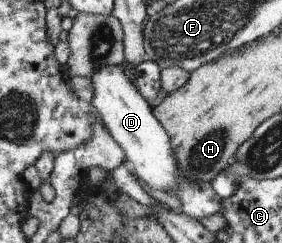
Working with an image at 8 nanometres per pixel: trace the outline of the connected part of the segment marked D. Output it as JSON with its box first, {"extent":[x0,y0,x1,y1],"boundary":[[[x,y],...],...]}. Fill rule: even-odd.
{"extent":[89,65,221,221],"boundary":[[[120,65],[99,66],[91,75],[93,96],[89,104],[98,111],[99,117],[108,134],[119,144],[125,155],[125,162],[137,181],[145,183],[151,189],[159,189],[179,199],[179,209],[189,219],[201,221],[213,213],[221,211],[221,198],[212,190],[210,183],[195,183],[177,171],[177,161],[171,151],[167,132],[153,115],[150,105],[139,95],[134,84],[127,79]]]}

